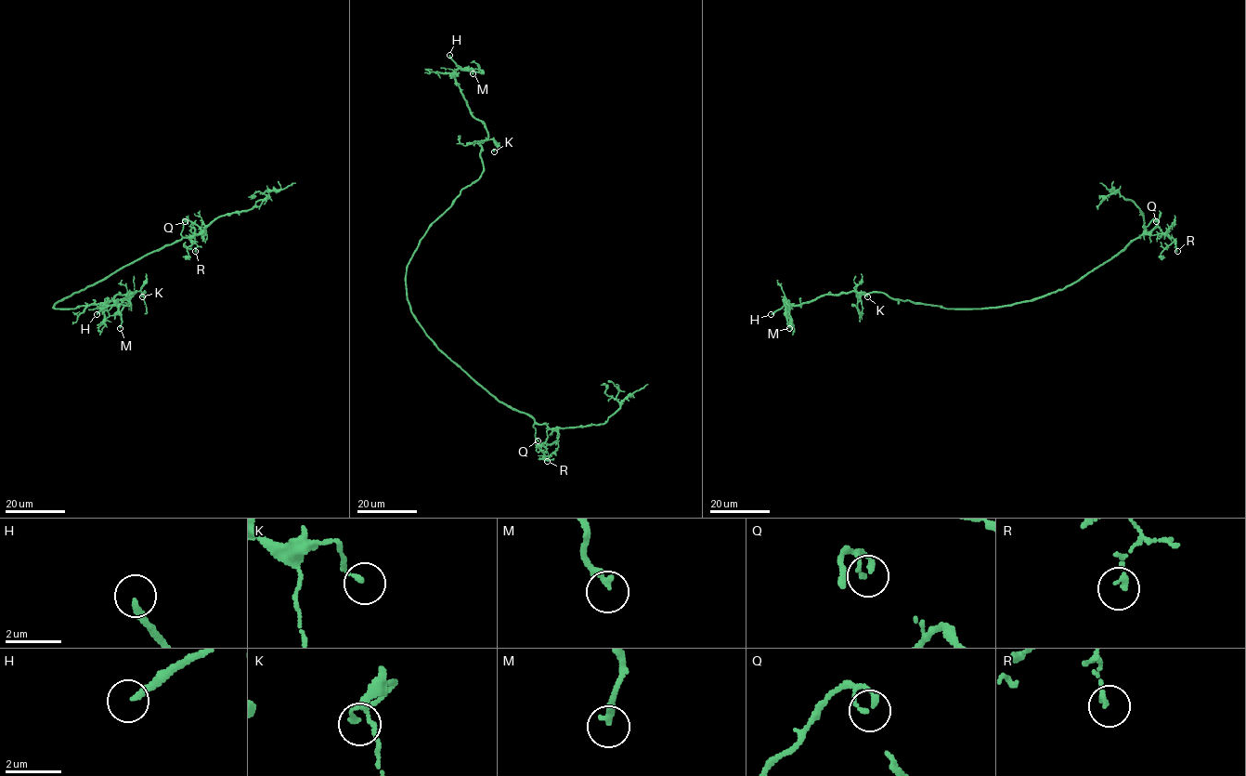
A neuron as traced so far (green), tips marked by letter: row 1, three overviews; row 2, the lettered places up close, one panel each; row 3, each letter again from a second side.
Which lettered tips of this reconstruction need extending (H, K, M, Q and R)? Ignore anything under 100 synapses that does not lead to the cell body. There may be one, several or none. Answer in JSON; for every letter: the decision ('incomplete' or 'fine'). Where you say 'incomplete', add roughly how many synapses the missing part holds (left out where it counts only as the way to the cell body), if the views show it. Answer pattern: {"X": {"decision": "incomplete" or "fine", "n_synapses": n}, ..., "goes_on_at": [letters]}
{"H": {"decision": "incomplete"}, "K": {"decision": "fine"}, "M": {"decision": "fine"}, "Q": {"decision": "fine"}, "R": {"decision": "fine"}, "goes_on_at": ["H"]}

